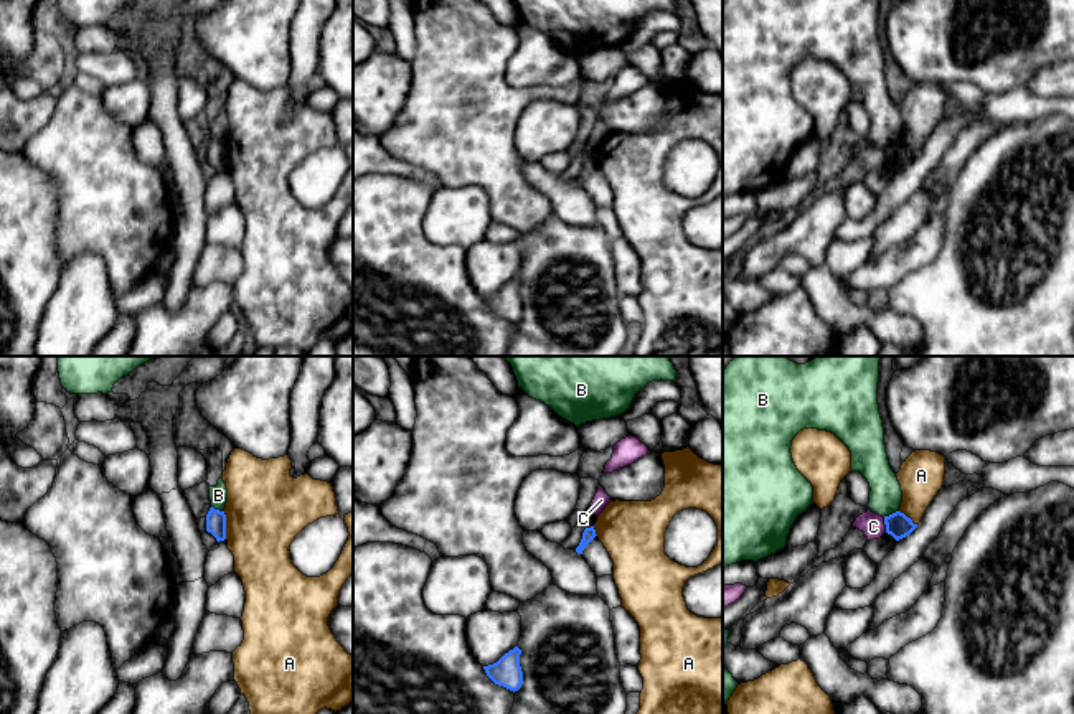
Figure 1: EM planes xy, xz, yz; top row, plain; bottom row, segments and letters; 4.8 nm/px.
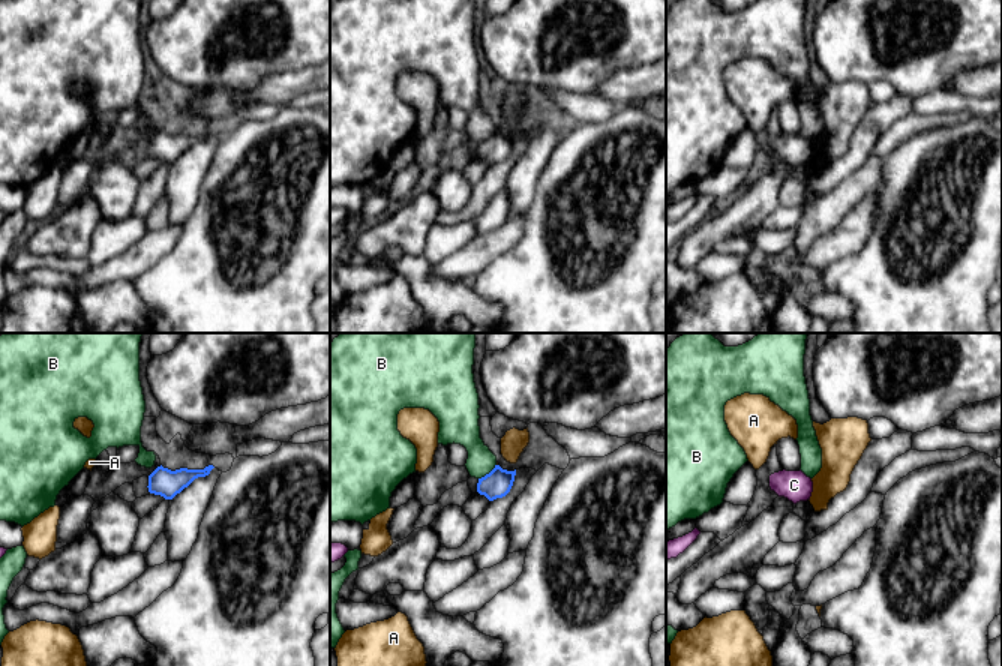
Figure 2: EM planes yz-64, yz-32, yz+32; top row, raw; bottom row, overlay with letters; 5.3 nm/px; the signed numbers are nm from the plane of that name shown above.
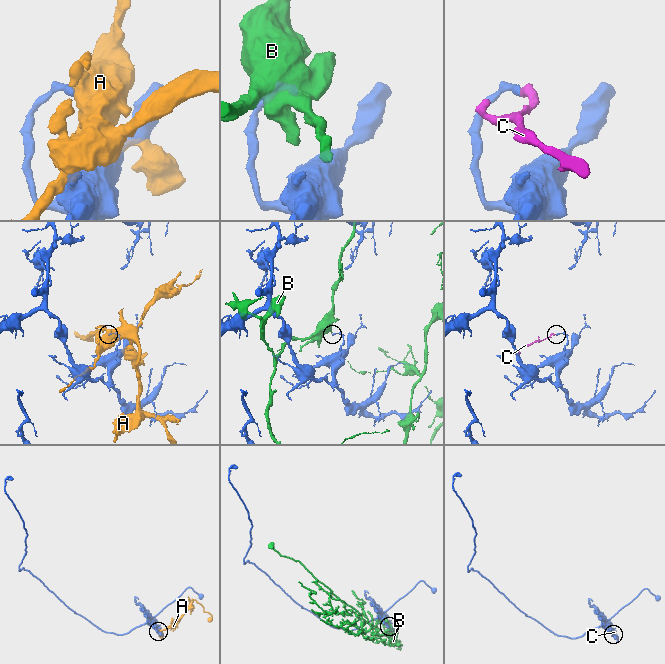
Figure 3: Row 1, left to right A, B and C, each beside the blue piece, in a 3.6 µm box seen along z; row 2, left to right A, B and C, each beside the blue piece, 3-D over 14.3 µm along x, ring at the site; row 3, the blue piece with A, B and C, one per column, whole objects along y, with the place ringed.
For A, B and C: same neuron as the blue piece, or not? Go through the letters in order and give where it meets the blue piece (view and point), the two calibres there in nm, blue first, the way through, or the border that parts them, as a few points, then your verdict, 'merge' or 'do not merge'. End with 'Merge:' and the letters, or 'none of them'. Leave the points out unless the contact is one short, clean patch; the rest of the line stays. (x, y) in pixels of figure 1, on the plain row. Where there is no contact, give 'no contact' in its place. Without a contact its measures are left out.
A: xy (225, 155) | 100/380 nm | do not merge
B: yz (890, 145) | 120/160 nm | along yz (898, 140), (883, 147) | do not merge
C: yz (885, 154) | 120/120 nm | along yz (883, 149), (886, 162) | do not merge
Merge: none of them

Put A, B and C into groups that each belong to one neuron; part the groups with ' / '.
A / B / C

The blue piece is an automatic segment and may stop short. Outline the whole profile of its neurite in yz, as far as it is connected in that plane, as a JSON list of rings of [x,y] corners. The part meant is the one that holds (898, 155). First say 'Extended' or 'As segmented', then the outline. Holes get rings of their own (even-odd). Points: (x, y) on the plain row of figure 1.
As segmented. [[[896,142],[889,147],[884,147],[886,163],[891,165],[896,171],[909,167],[917,155],[912,153],[904,143]]]

